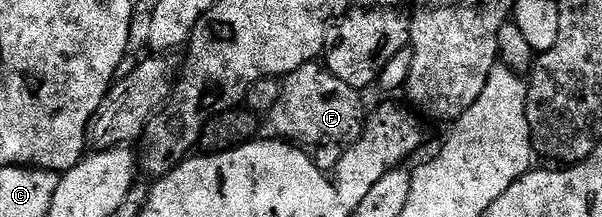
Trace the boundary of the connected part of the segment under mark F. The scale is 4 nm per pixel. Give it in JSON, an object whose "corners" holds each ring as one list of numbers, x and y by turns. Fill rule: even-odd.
{"corners":[[323,63,304,64,298,70,283,77,280,97,270,113,272,124,276,127,275,135,301,149,311,150,315,153,315,162,321,170,335,169,345,152,364,133,366,111,364,112,364,104,360,101,360,96,361,93,357,89,346,86,346,82,342,82,334,73,328,71]]}

